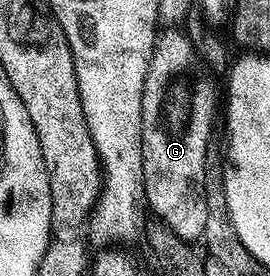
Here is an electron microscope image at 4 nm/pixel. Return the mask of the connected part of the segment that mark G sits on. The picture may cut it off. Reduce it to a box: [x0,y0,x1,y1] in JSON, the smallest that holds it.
[141,27,219,243]

